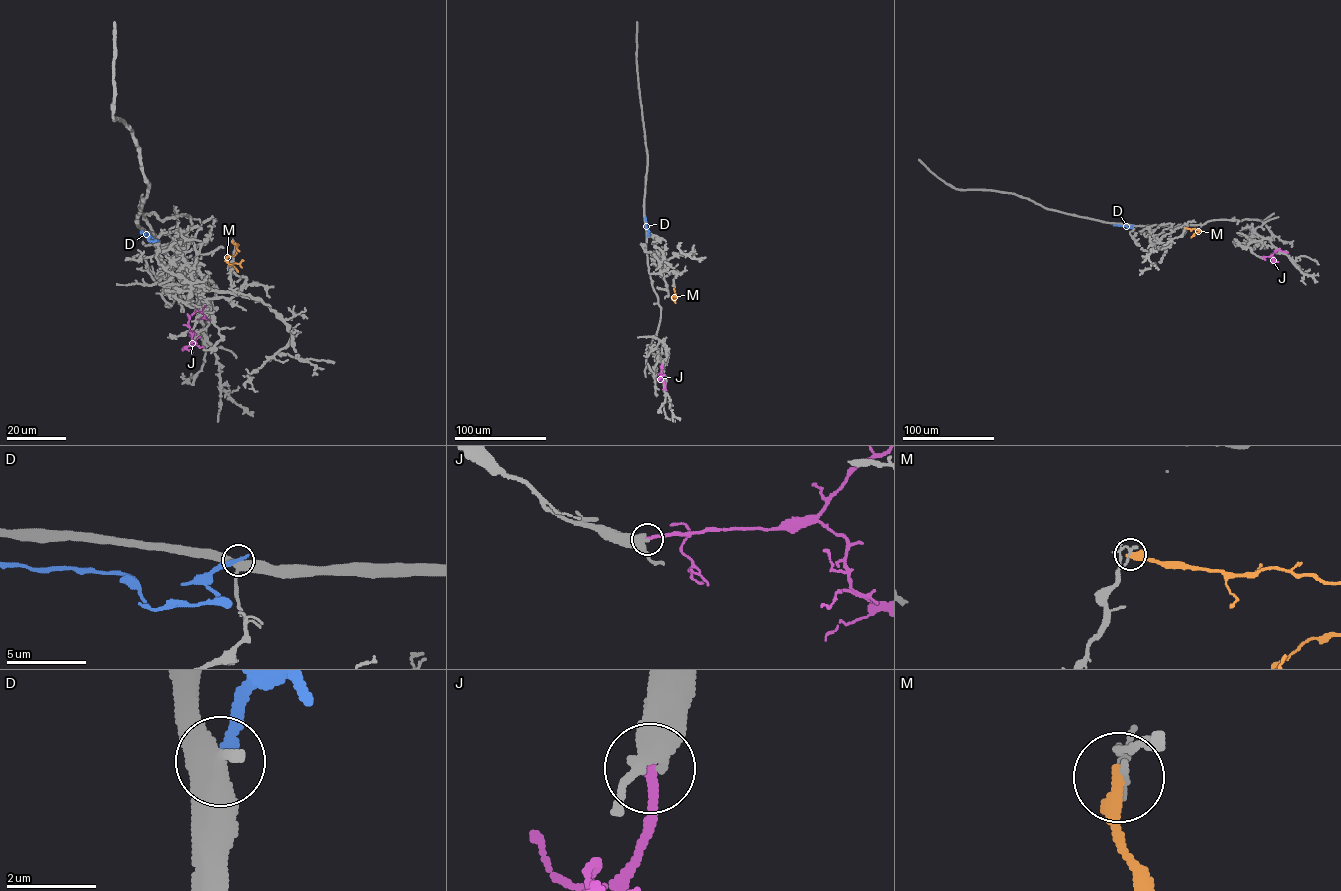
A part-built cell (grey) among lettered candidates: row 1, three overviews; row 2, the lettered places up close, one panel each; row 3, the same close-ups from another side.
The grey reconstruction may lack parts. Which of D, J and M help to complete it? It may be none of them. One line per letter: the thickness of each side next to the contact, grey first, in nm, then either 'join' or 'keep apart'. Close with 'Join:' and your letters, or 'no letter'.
D: calibres 400 and 280 nm; keep apart
J: calibres 420 and 220 nm; keep apart
M: calibres 200 and 400 nm; keep apart
Join: no letter

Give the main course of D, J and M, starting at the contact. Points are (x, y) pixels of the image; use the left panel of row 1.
D: (147, 233), (155, 241), (141, 234)
J: (196, 335), (190, 330), (189, 316), (200, 311), (209, 320)
M: (232, 241), (238, 245), (237, 251), (226, 260), (230, 264), (244, 260)

